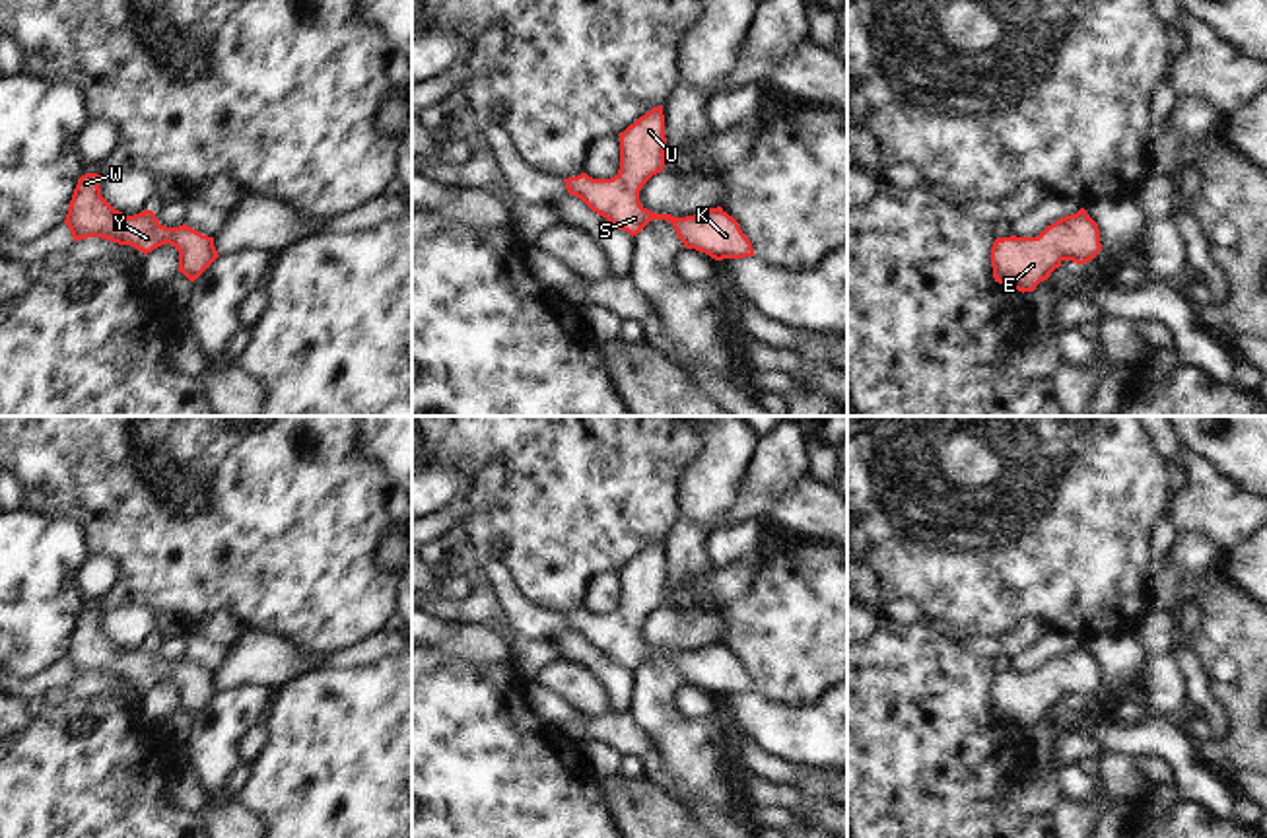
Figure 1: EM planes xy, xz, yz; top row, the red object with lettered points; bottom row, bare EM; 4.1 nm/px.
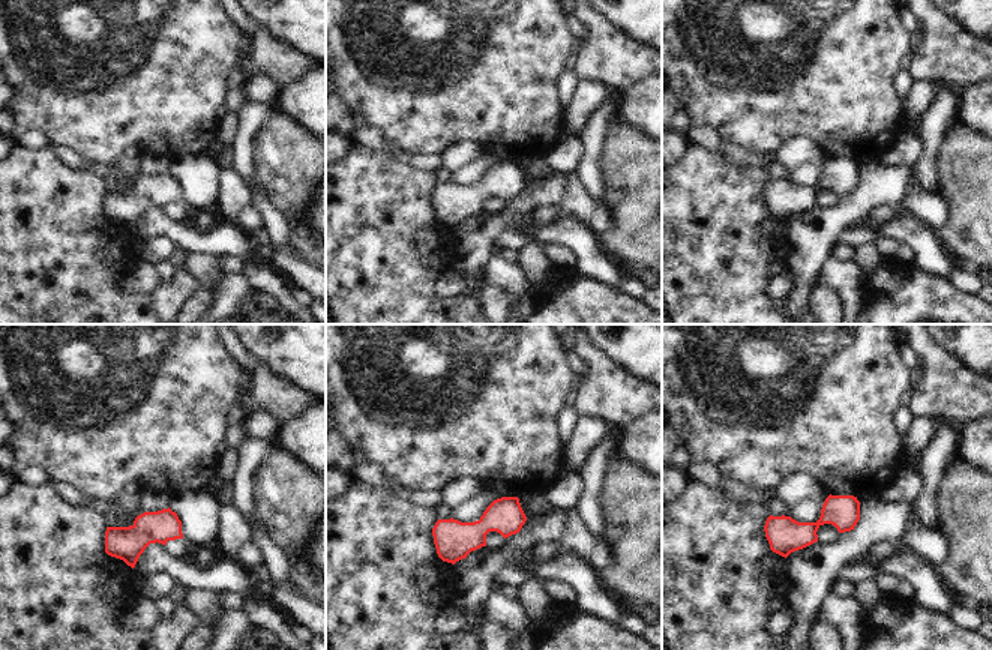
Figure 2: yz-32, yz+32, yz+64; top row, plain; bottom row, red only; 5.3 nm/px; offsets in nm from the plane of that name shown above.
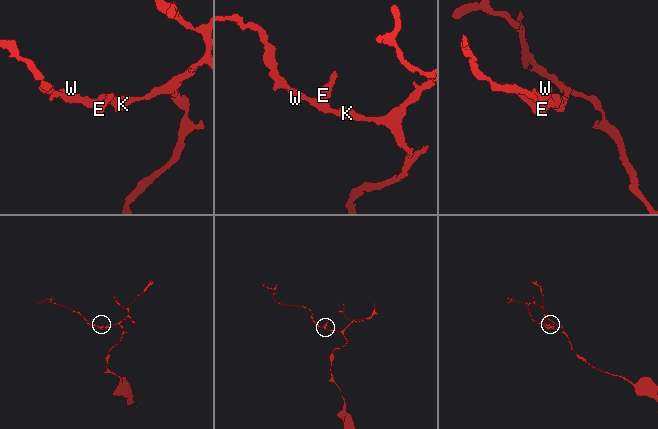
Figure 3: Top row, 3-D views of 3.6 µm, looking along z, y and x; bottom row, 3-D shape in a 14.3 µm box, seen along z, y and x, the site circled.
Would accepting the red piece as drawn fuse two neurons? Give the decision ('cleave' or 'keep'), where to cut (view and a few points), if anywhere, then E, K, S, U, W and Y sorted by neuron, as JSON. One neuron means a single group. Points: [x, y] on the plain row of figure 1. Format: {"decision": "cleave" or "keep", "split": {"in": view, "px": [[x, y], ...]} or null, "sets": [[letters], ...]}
{"decision": "keep", "split": null, "sets": [["E", "K", "S", "U", "W", "Y"]]}

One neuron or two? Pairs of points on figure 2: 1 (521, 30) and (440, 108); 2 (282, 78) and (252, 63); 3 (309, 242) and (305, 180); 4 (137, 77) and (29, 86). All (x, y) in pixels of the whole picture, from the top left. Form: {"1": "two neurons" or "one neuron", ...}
{"1": "one neuron", "2": "one neuron", "3": "one neuron", "4": "one neuron"}

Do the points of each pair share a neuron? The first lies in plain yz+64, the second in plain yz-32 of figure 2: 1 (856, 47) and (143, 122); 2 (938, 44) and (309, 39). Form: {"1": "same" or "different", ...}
{"1": "same", "2": "different"}

